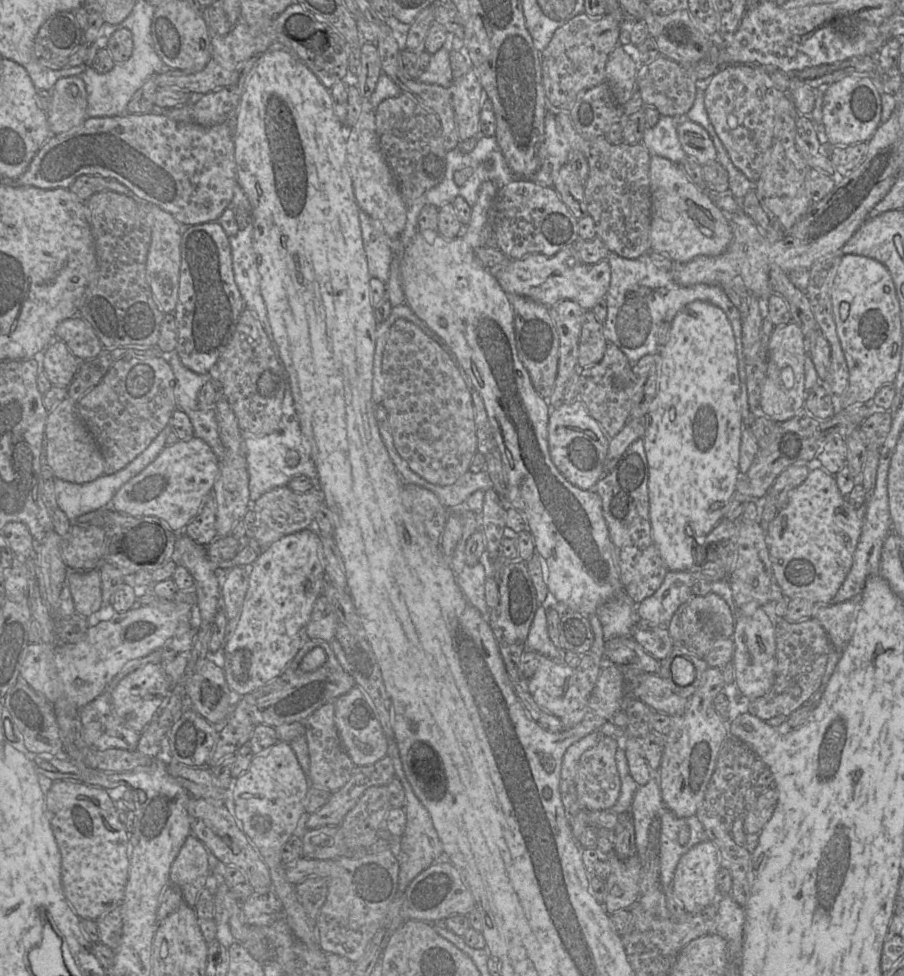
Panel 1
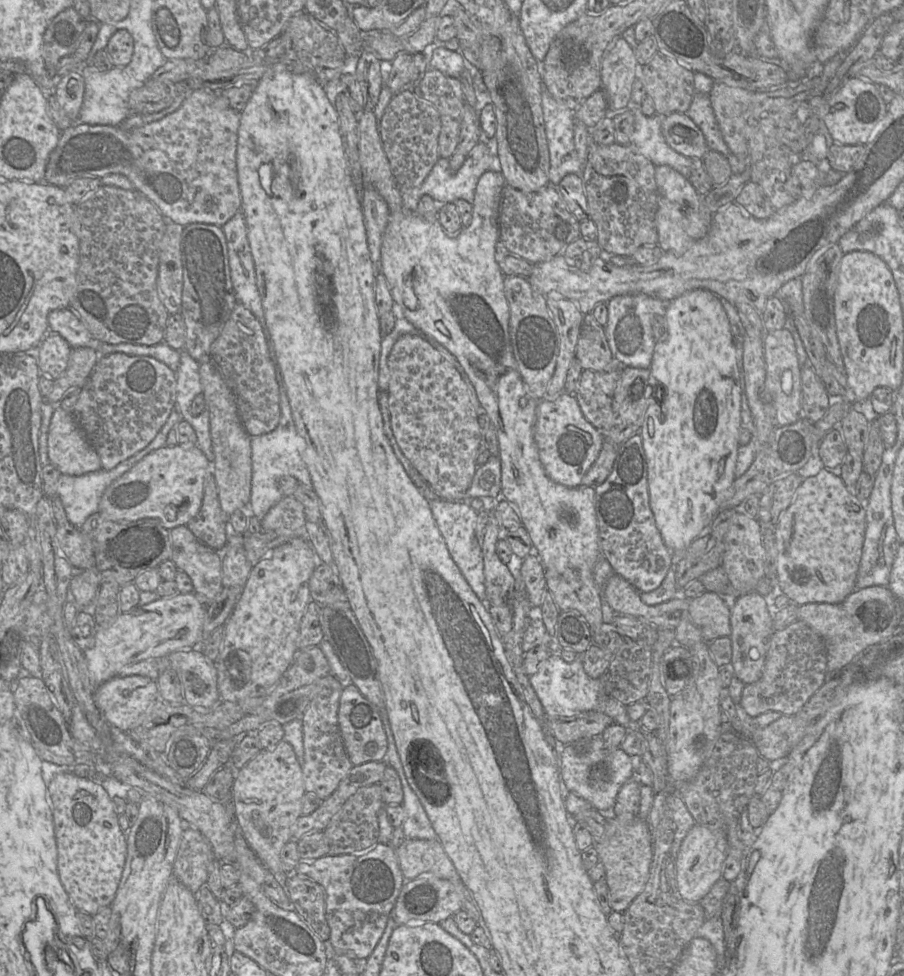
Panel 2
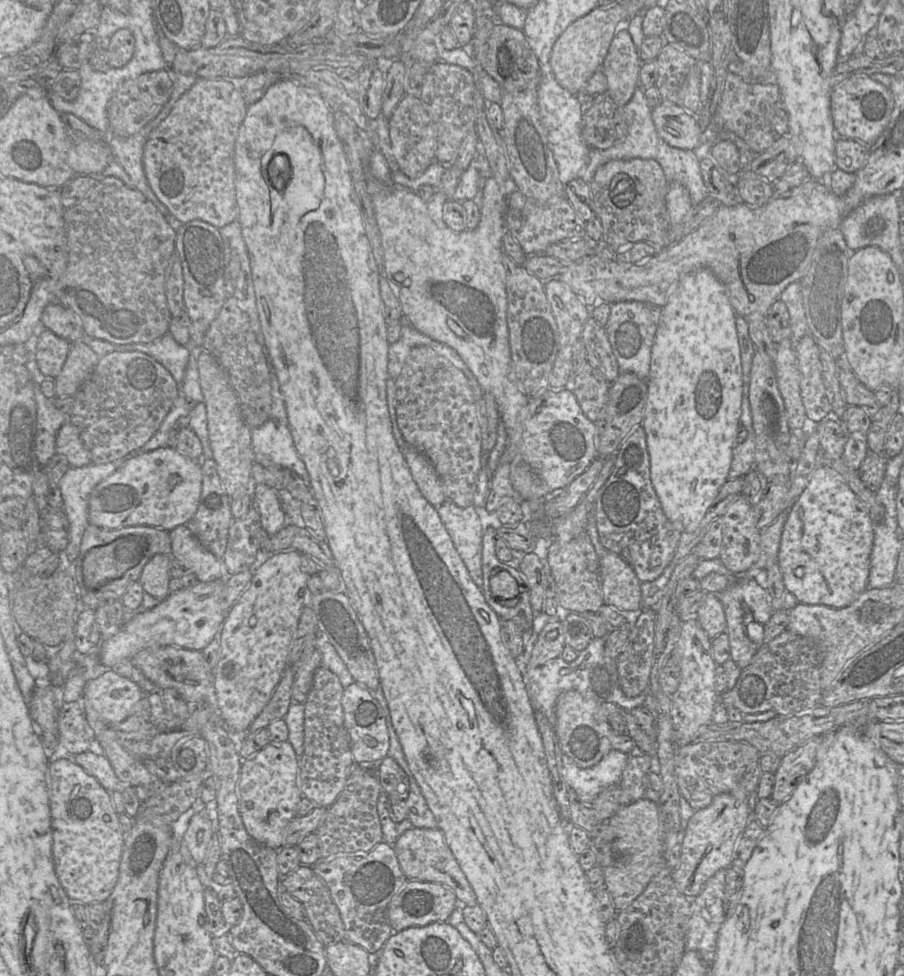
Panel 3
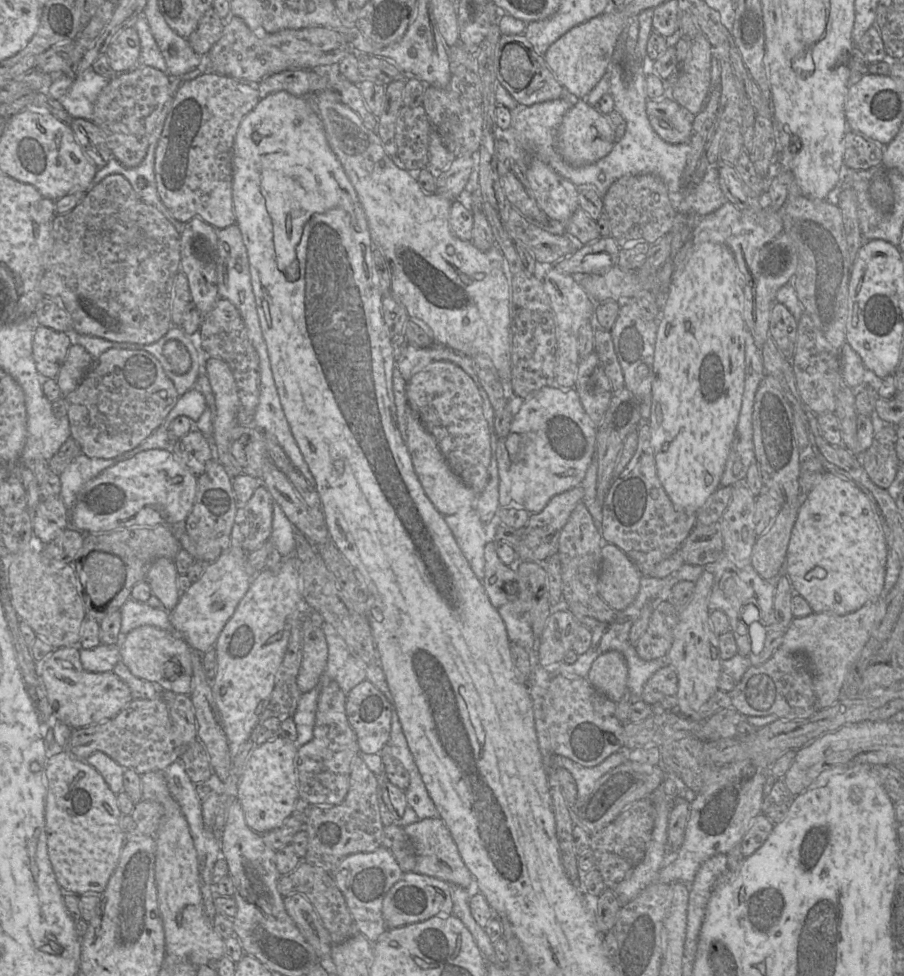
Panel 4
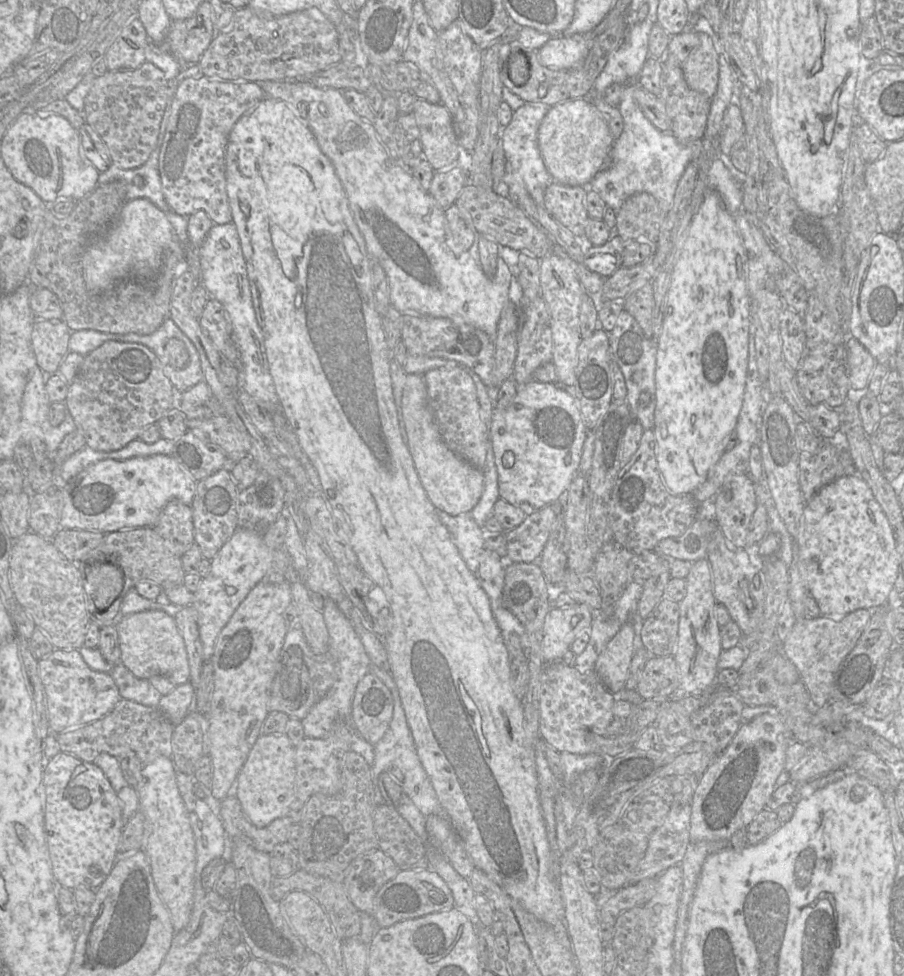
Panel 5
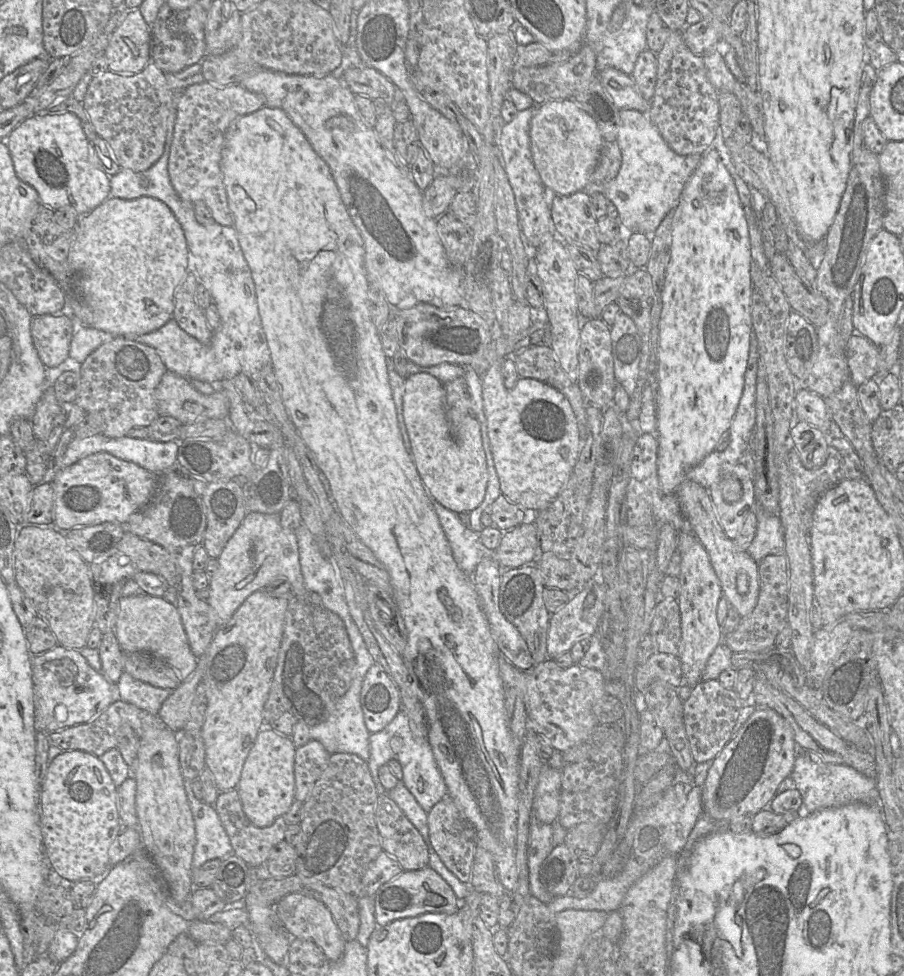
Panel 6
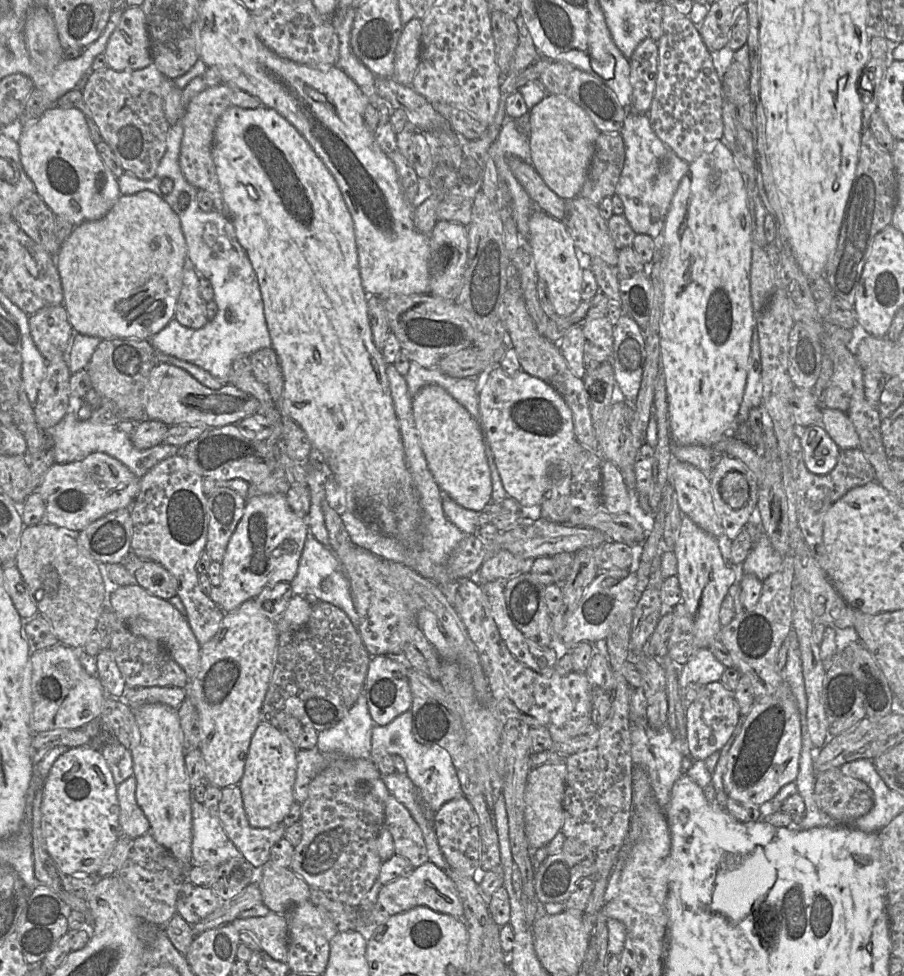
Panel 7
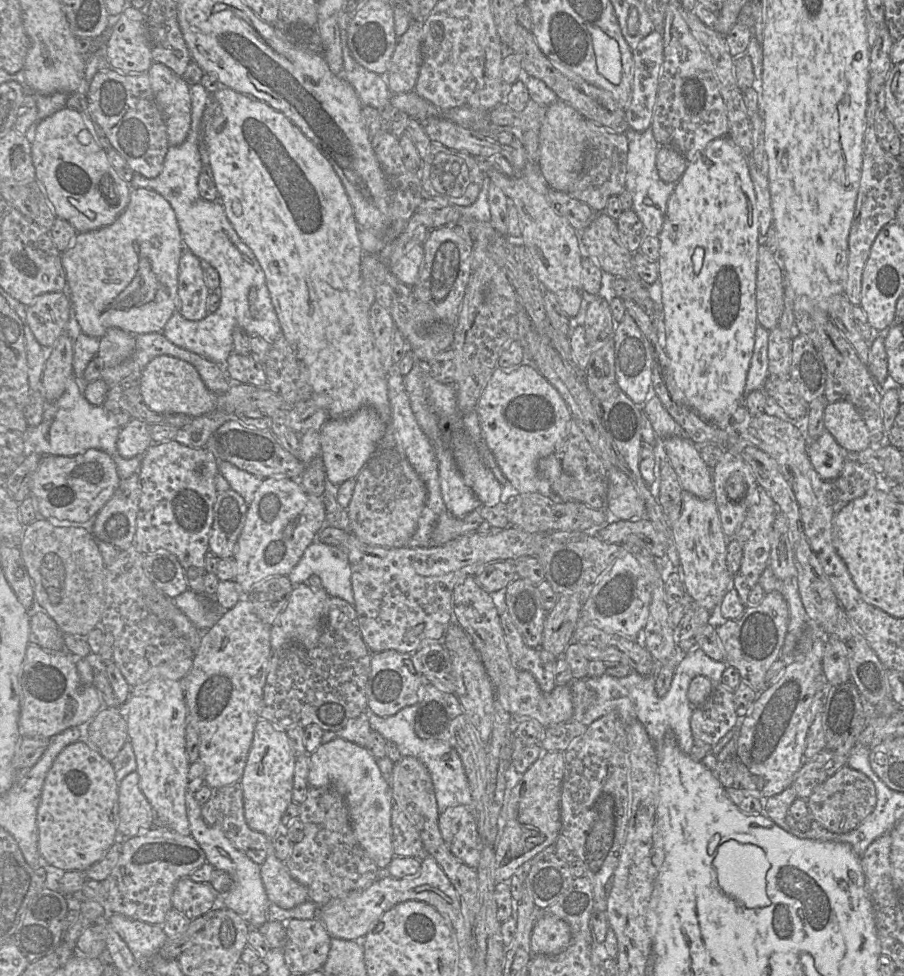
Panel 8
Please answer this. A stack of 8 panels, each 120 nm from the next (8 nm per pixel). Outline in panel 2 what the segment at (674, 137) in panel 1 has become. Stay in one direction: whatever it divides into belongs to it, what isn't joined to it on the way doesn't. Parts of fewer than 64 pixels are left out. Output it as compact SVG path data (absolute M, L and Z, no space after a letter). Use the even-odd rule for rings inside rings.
M640 105L629 109L634 115L634 132L629 145L655 166L670 166L689 179L691 158L676 152L667 144L661 130L663 117L656 113L652 116L644 115Z

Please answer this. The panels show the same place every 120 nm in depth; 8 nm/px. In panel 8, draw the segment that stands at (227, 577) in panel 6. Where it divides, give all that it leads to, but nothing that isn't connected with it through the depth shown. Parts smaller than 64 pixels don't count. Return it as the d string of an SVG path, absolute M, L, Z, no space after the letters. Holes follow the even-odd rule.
M286 477L263 479L248 505L245 524L233 556L237 566L234 580L243 595L269 577L288 576L324 527L325 515L322 497L308 495L299 481Z

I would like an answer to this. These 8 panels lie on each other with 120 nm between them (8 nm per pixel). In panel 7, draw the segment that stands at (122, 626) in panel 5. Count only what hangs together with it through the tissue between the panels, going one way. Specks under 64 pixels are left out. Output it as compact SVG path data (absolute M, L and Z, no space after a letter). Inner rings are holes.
M136 583L115 589L110 597L110 607L134 635L164 645L171 657L183 668L188 681L195 678L200 667L201 645L185 615L168 600L152 595Z

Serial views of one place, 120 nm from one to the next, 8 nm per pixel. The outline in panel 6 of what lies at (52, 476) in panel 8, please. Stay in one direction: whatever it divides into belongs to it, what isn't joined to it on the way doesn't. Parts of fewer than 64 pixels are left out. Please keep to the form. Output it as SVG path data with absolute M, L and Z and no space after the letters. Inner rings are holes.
M107 452L91 454L60 469L51 482L54 489L54 526L66 533L76 527L117 522L123 525L156 492L159 476Z

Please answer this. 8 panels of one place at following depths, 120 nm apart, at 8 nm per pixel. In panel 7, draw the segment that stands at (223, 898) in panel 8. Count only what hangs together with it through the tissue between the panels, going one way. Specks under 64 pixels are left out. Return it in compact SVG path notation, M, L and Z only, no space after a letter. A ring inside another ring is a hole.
M190 787L192 811L192 865L211 864L219 866L231 859L241 857L241 852L230 841L220 820L212 816L202 803L196 801Z

